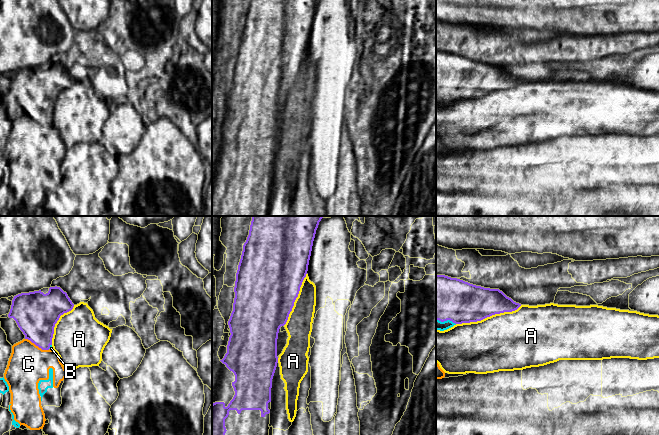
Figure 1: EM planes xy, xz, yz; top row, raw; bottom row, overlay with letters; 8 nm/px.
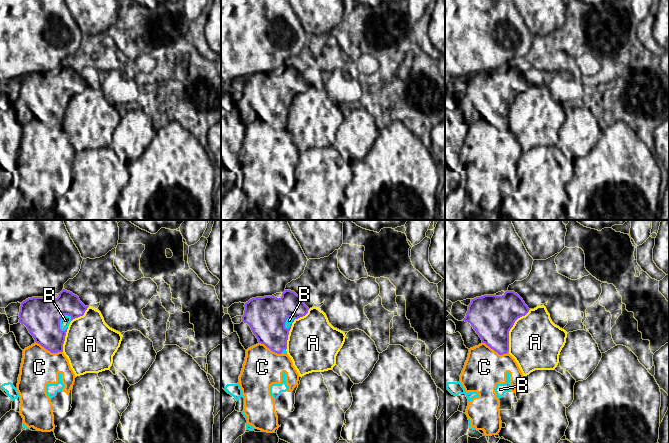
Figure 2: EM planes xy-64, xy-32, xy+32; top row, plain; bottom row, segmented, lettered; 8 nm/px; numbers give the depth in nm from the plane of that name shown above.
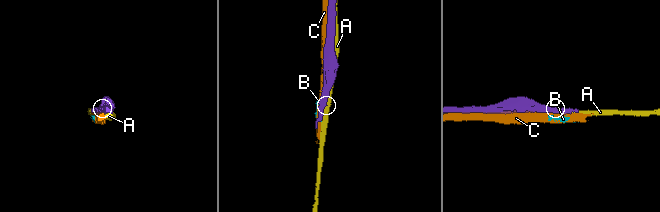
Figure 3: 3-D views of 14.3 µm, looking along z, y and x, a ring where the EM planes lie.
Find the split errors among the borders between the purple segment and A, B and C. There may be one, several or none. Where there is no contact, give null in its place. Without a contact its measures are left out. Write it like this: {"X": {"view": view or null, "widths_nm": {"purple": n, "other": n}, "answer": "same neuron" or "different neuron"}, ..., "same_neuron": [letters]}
{"A": {"view": "yz", "widths_nm": {"purple": 340, "other": 460}, "answer": "different neuron"}, "B": {"view": "yz", "widths_nm": {"purple": 360, "other": 80}, "answer": "different neuron"}, "C": {"view": "xy", "widths_nm": {"purple": 340, "other": 320}, "answer": "different neuron"}, "same_neuron": []}

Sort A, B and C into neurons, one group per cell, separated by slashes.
A / B C

